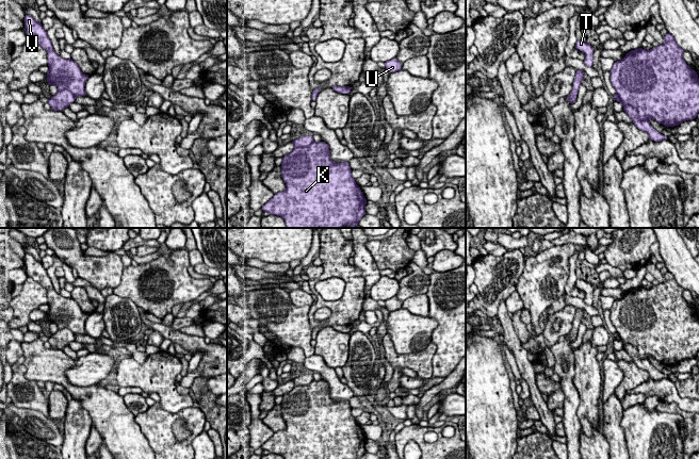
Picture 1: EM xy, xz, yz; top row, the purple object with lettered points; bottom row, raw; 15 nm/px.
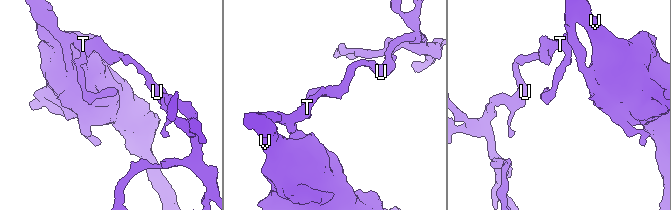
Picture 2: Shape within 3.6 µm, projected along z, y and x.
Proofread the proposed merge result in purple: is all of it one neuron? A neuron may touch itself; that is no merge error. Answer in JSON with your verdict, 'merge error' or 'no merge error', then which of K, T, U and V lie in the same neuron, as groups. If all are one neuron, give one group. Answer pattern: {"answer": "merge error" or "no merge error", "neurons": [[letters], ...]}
{"answer": "no merge error", "neurons": [["K", "T", "U", "V"]]}

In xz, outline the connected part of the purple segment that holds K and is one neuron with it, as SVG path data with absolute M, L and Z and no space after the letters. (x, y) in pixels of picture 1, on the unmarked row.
M311 374L295 377L292 382L293 390L282 396L280 405L287 428L274 432L262 449L285 459L360 459L367 453L368 439L352 415L350 403L331 399L328 382L316 381Z

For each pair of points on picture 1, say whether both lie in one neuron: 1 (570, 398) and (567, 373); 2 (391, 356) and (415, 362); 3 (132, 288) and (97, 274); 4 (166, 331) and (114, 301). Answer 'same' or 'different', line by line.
1: same
2: same
3: different
4: different

